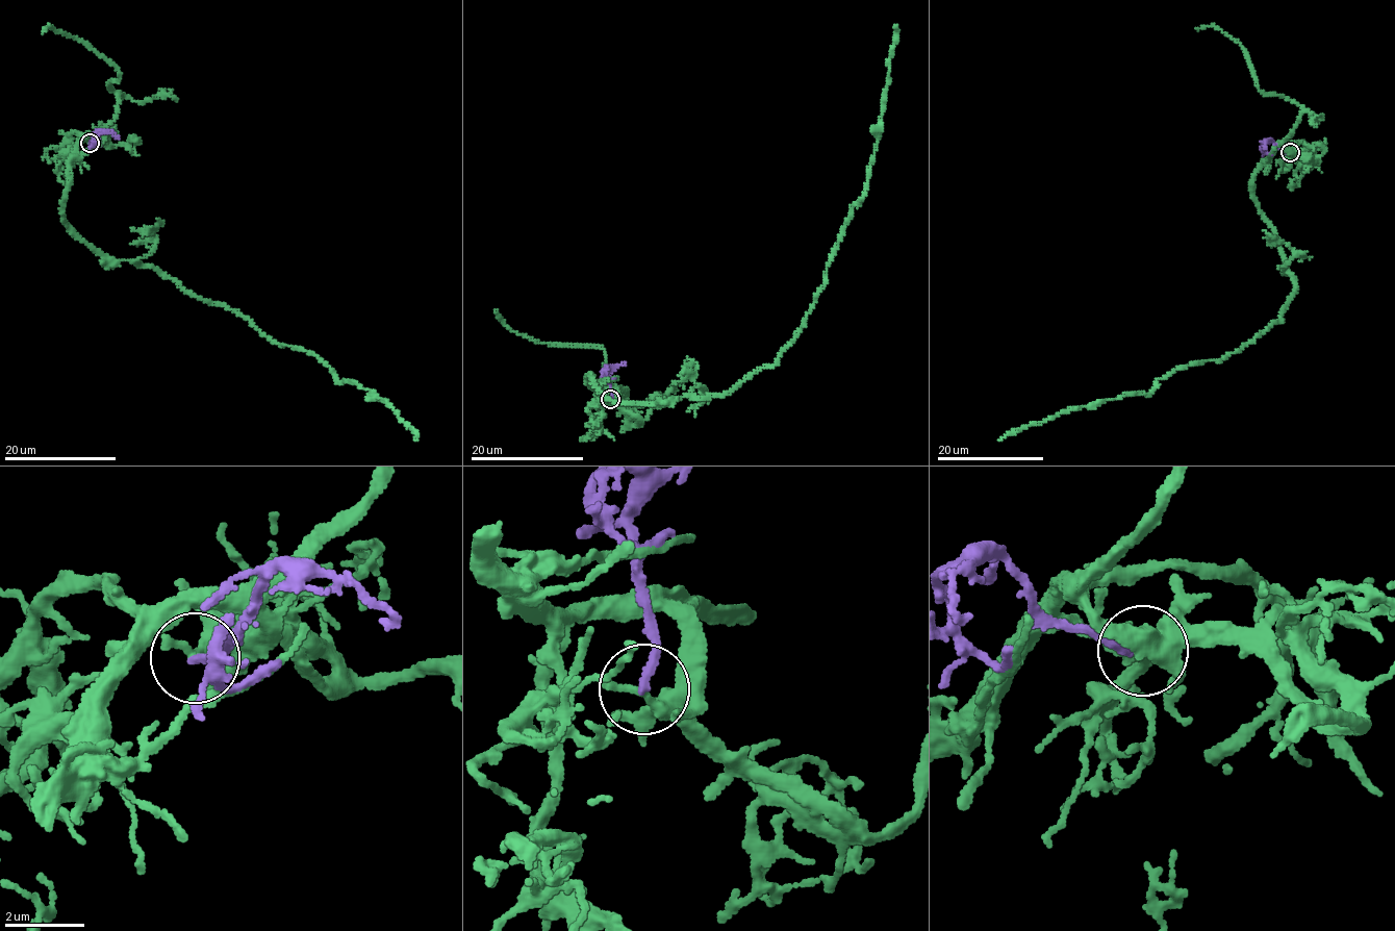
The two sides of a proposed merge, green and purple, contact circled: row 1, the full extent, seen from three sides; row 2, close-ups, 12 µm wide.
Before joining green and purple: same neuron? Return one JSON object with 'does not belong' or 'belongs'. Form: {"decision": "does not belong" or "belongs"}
{"decision": "does not belong"}

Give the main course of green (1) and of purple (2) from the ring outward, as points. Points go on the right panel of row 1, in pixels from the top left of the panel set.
1: (1290, 152), (1279, 144), (1252, 179), (1297, 284), (1279, 321), (1150, 394), (998, 441)
2: (1290, 152), (1266, 140), (1264, 149), (1270, 154), (1271, 151)

